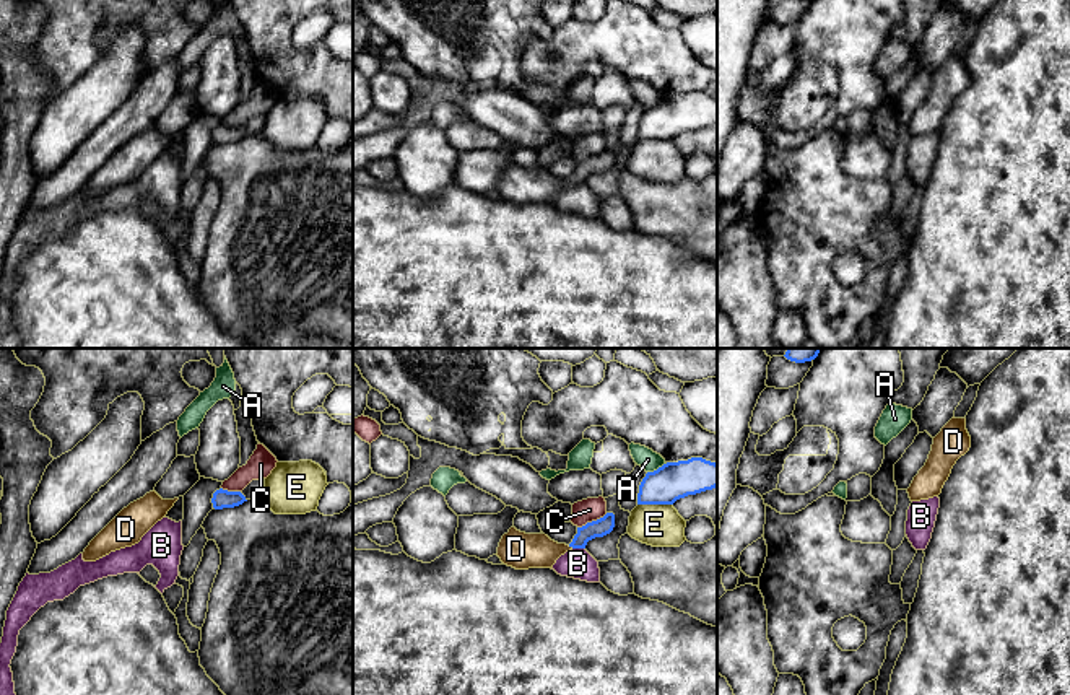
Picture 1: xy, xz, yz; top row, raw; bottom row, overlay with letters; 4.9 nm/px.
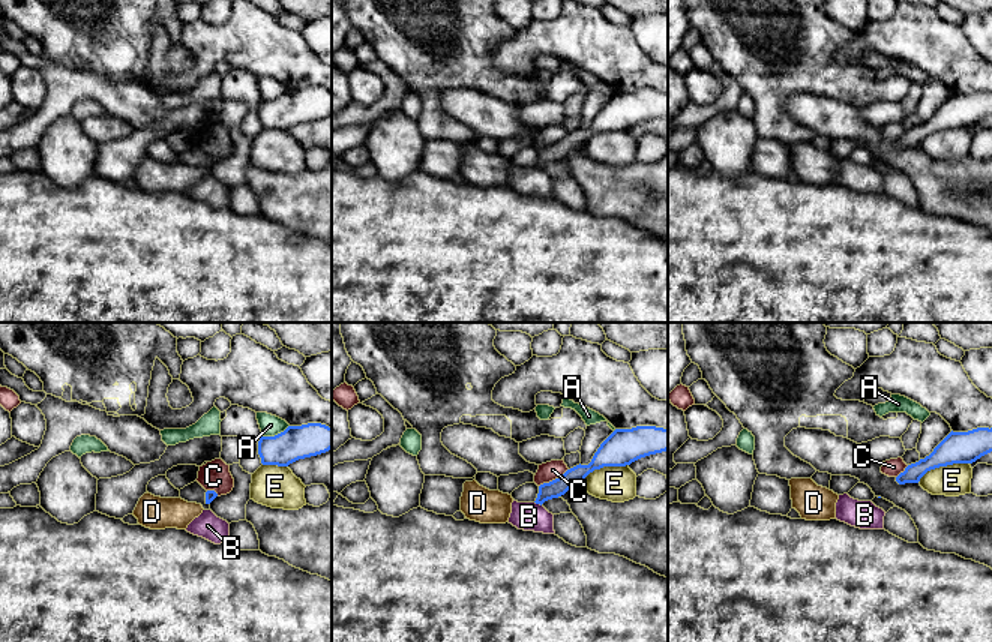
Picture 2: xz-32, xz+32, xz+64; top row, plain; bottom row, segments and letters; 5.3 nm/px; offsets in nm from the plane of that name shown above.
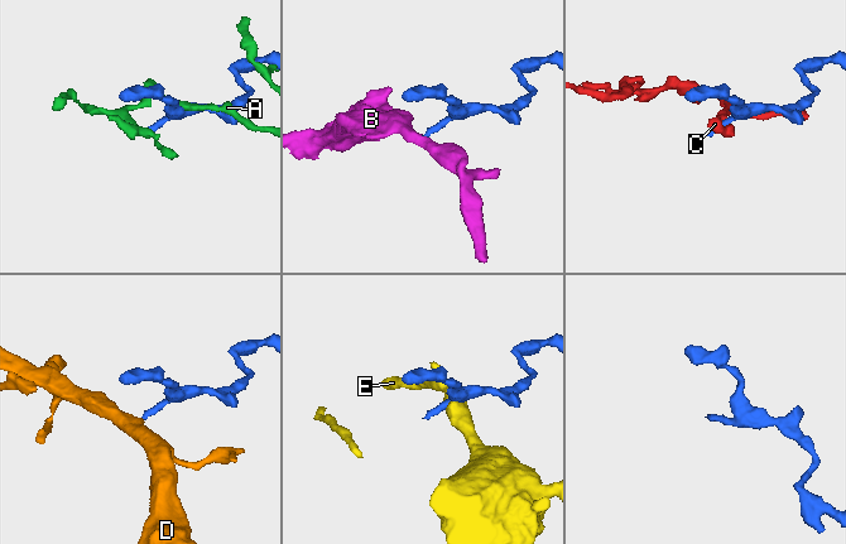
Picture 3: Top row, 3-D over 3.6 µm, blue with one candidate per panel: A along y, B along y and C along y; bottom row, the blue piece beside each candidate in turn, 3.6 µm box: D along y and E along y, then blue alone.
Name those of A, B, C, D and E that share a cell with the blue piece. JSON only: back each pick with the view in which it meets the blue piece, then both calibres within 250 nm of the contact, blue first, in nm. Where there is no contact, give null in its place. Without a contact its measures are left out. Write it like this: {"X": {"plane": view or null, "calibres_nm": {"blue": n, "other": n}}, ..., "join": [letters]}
{"D": {"plane": "xz", "calibres_nm": {"blue": 90, "other": 180}}, "join": ["D"]}

